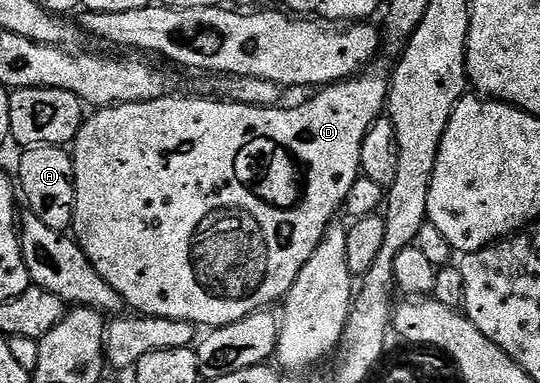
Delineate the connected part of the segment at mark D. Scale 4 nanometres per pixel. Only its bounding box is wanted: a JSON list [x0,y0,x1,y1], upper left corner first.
[72,67,390,327]

